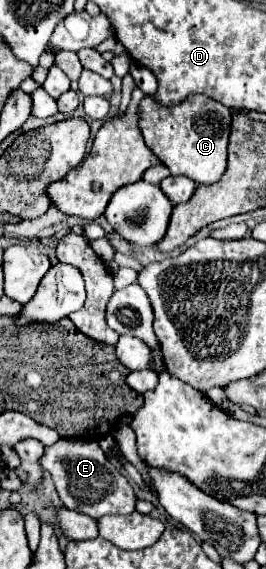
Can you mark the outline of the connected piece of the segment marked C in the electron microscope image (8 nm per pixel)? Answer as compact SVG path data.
M191 95L171 109L159 107L153 97L145 97L141 103L139 129L145 145L169 167L171 175L185 175L197 185L215 183L225 173L229 127L231 111L207 95Z

